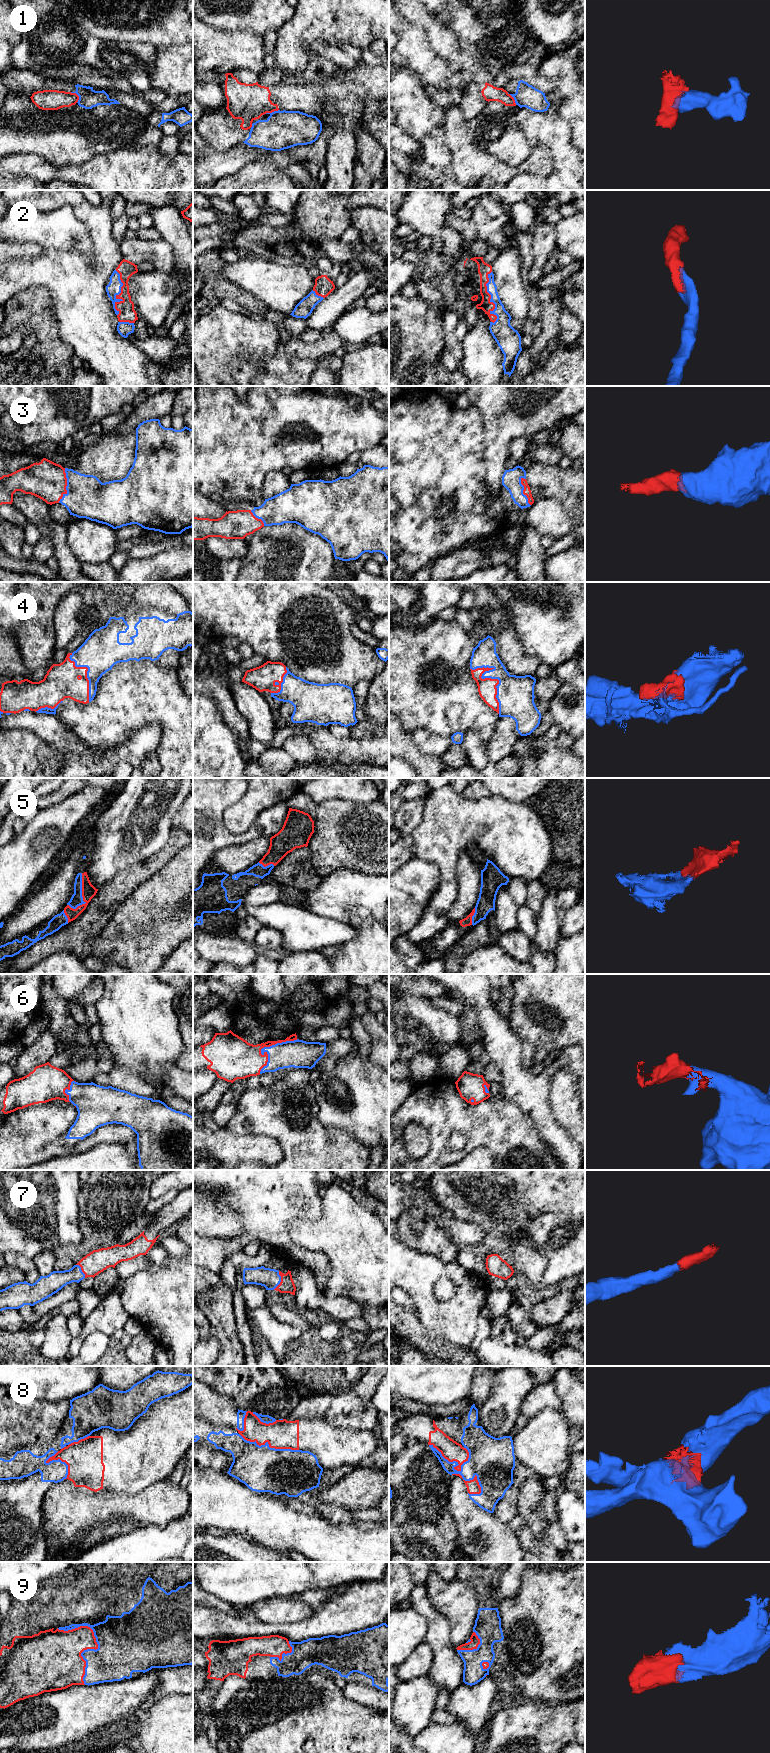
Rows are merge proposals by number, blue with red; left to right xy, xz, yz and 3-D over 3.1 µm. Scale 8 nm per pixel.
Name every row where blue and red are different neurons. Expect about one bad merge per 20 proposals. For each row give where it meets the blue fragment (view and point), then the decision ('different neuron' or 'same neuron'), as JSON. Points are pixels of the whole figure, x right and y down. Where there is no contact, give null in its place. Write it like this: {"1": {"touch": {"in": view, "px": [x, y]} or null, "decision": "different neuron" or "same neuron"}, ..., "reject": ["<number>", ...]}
{"1": {"touch": {"in": "xy", "px": [77, 94]}, "decision": "different neuron"}, "2": {"touch": {"in": "yz", "px": [491, 298]}, "decision": "same neuron"}, "3": {"touch": {"in": "xy", "px": [67, 485]}, "decision": "same neuron"}, "4": {"touch": {"in": "yz", "px": [492, 678]}, "decision": "same neuron"}, "5": {"touch": {"in": "xy", "px": [81, 893]}, "decision": "same neuron"}, "6": {"touch": {"in": "xz", "px": [264, 1047]}, "decision": "same neuron"}, "7": {"touch": {"in": "xz", "px": [280, 1280]}, "decision": "same neuron"}, "8": {"touch": {"in": "yz", "px": [448, 1461]}, "decision": "different neuron"}, "9": {"touch": {"in": "xy", "px": [98, 1645]}, "decision": "same neuron"}, "reject": ["1", "8"]}

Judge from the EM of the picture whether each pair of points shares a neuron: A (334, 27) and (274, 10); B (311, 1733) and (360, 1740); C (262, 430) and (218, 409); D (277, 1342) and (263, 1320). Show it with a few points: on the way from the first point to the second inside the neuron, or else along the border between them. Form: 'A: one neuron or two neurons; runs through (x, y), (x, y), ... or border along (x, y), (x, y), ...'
A: two neurons; border along (295, 10), (292, 17)
B: one neuron; runs through (323, 1733), (348, 1733)
C: one neuron; runs through (251, 430), (239, 430), (229, 420)
D: one neuron; runs through (277, 1337), (265, 1325)

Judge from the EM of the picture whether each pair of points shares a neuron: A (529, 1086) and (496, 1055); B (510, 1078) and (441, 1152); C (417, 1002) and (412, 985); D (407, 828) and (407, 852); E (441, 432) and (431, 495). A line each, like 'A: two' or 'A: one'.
A: one
B: two
C: two
D: one
E: one

